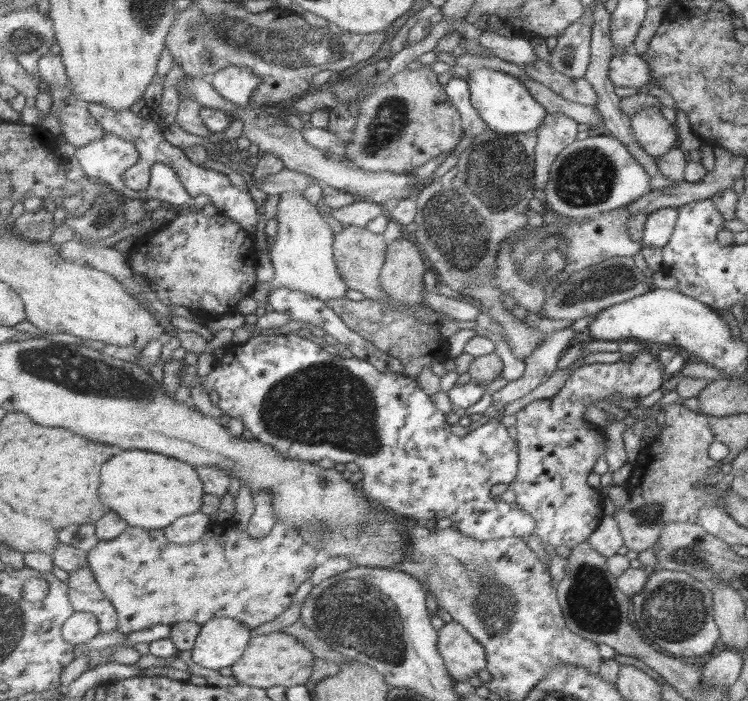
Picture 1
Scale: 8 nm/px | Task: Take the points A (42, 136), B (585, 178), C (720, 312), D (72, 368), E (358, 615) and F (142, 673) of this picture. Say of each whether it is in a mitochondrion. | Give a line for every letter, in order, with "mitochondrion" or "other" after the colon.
A: other
B: mitochondrion
C: other
D: mitochondrion
E: mitochondrion
F: other

